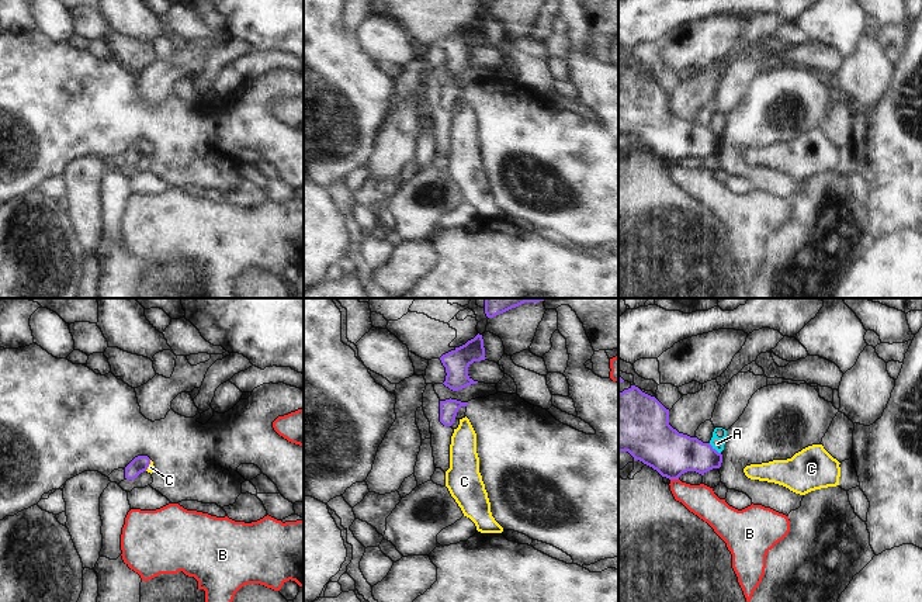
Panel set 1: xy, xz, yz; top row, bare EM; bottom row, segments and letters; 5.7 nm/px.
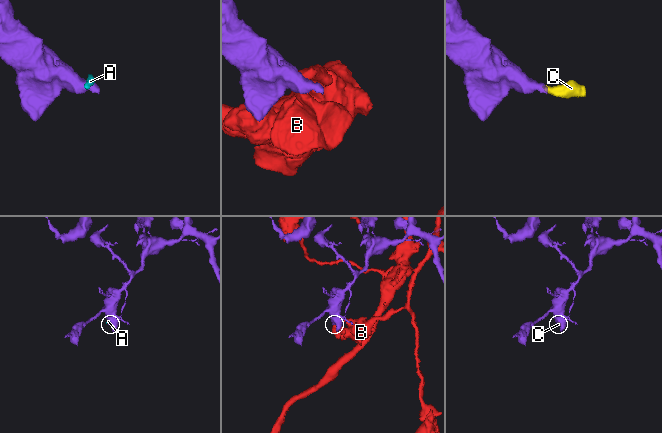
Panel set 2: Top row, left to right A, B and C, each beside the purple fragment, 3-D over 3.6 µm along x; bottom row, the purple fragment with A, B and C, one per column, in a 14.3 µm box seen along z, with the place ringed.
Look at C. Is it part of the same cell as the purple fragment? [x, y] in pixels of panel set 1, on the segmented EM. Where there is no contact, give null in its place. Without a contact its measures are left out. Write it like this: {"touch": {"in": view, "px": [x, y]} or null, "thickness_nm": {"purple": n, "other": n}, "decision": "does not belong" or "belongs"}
{"touch": {"in": "xy", "px": [148, 466]}, "thickness_nm": {"purple": 90, "other": 40}, "decision": "belongs"}

